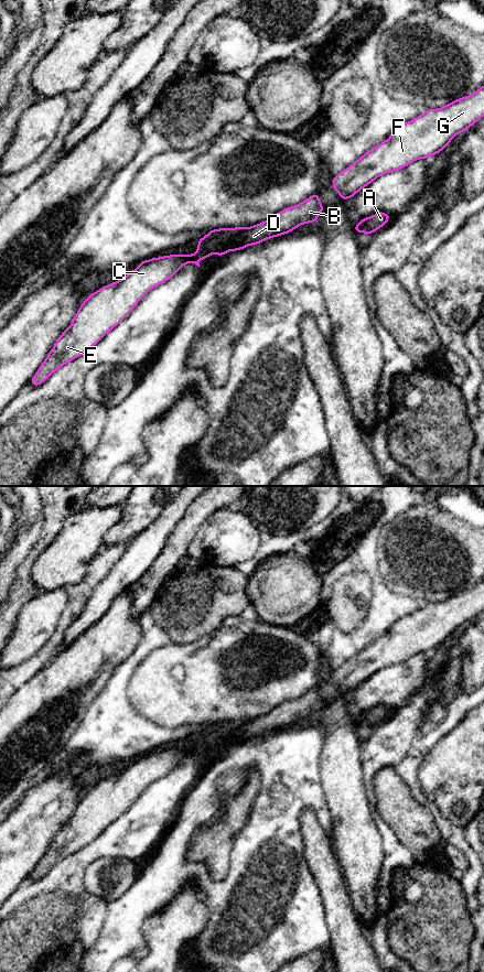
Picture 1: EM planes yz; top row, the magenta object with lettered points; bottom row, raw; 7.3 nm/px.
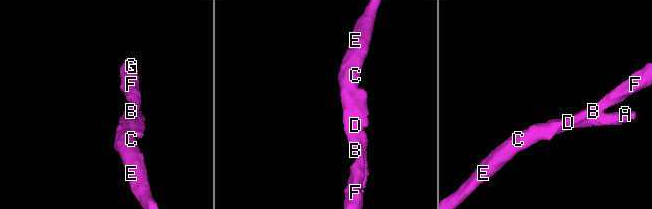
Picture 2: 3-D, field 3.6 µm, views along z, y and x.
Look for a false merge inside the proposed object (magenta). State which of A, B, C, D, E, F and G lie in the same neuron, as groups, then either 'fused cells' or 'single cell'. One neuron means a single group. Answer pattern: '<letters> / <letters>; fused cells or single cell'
A / B C D E F G; fused cells

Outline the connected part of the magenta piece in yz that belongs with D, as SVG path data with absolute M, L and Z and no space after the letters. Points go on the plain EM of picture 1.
M314 687L298 699L283 702L267 714L246 721L230 738L252 739L276 730L286 728L303 717L314 717L324 704L320 689Z

